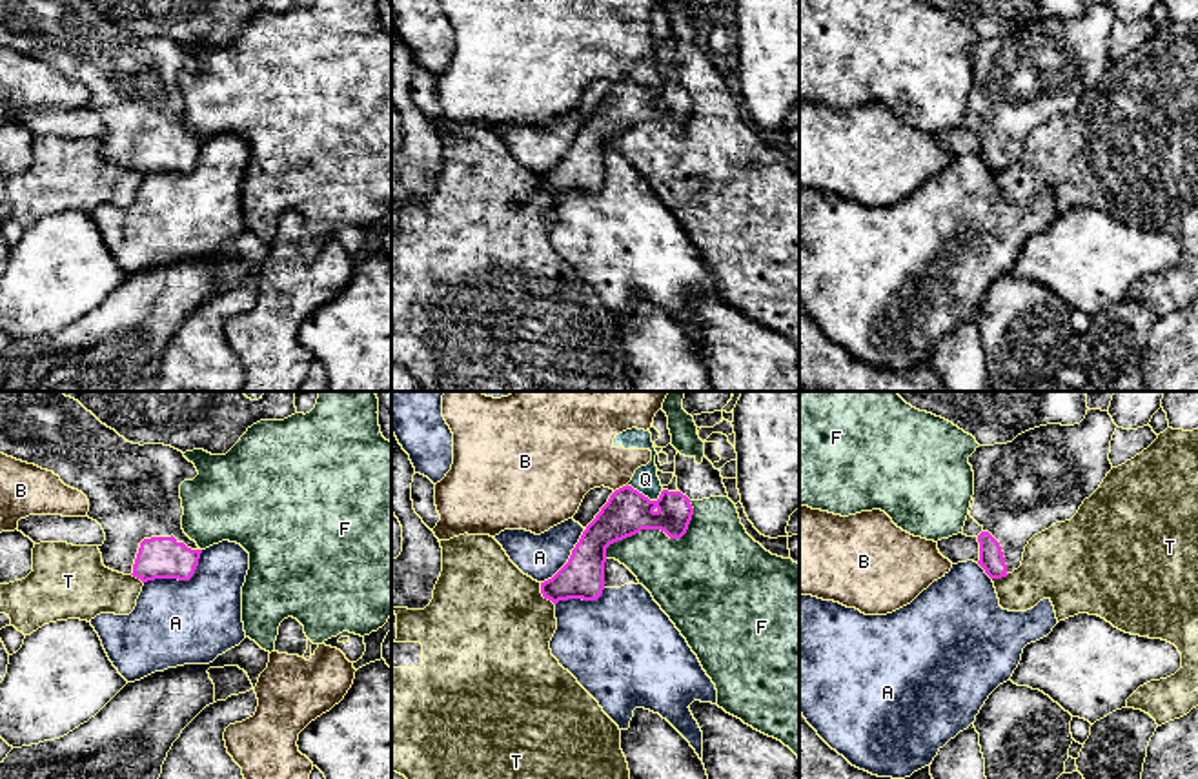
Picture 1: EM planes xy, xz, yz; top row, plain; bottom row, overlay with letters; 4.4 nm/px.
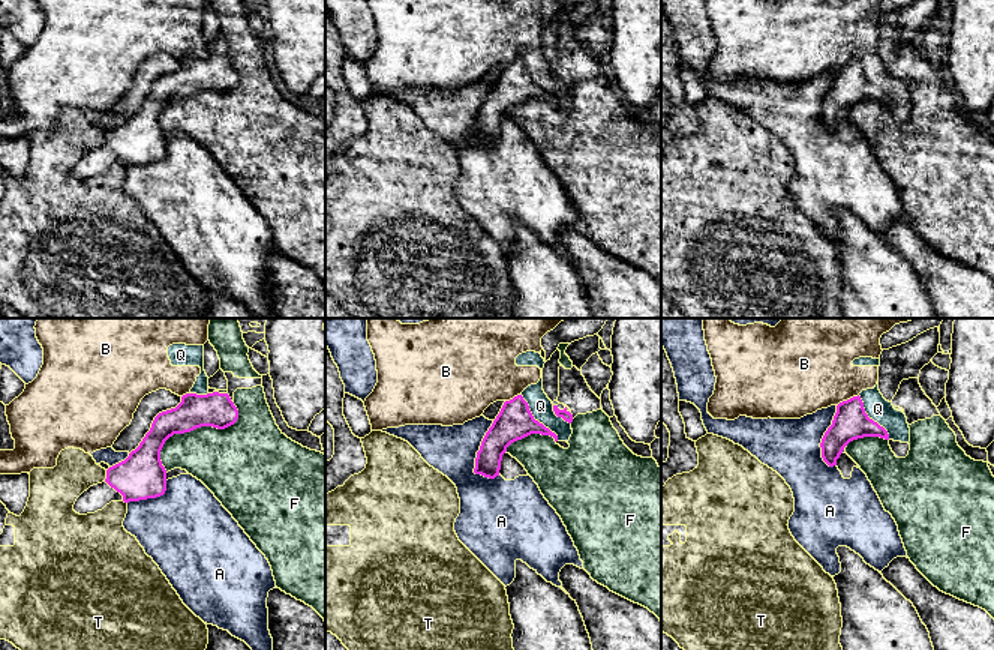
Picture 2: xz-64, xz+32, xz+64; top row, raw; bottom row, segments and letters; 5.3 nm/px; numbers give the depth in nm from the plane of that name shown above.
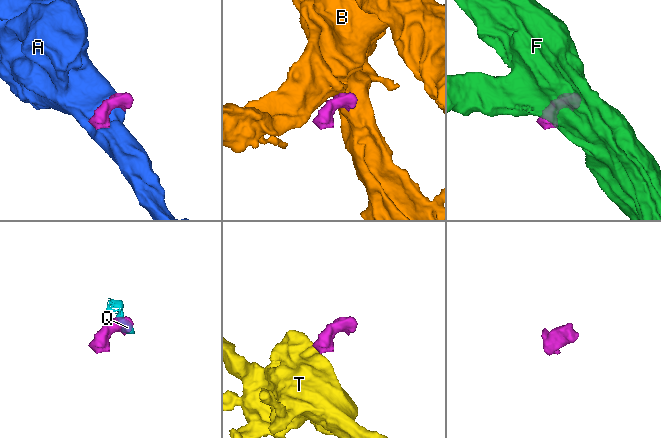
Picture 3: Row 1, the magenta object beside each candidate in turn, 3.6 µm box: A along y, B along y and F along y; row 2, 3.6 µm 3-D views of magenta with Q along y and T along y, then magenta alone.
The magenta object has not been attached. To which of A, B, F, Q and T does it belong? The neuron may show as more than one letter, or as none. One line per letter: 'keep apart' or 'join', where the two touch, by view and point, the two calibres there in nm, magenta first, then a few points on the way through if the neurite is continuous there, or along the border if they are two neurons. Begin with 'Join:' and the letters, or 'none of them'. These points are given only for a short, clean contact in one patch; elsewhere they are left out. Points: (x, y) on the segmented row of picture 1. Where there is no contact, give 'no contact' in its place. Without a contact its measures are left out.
Join: none of them
A: keep apart | xy (181, 579) | 190/380 nm
B: keep apart | xz (619, 488) | 200/340 nm | along xz (627, 483), (614, 492)
F: keep apart | xz (656, 528) | 200/340 nm
Q: keep apart | xz (647, 497) | 200/120 nm | along xz (627, 485), (650, 499), (656, 499), (663, 490)
T: keep apart | xz (543, 596) | 190/500 nm | along xz (539, 583), (539, 592), (554, 605)

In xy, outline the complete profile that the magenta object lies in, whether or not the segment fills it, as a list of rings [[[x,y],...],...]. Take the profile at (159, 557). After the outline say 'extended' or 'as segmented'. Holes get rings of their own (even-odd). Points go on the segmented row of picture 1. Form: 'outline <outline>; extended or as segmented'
outline [[[0,391],[0,453],[53,471],[87,497],[87,517],[106,533],[98,546],[106,568],[142,582],[193,577],[202,550],[182,530],[180,484],[193,481],[198,471],[182,451],[164,444],[127,442],[64,393]]]; extended

